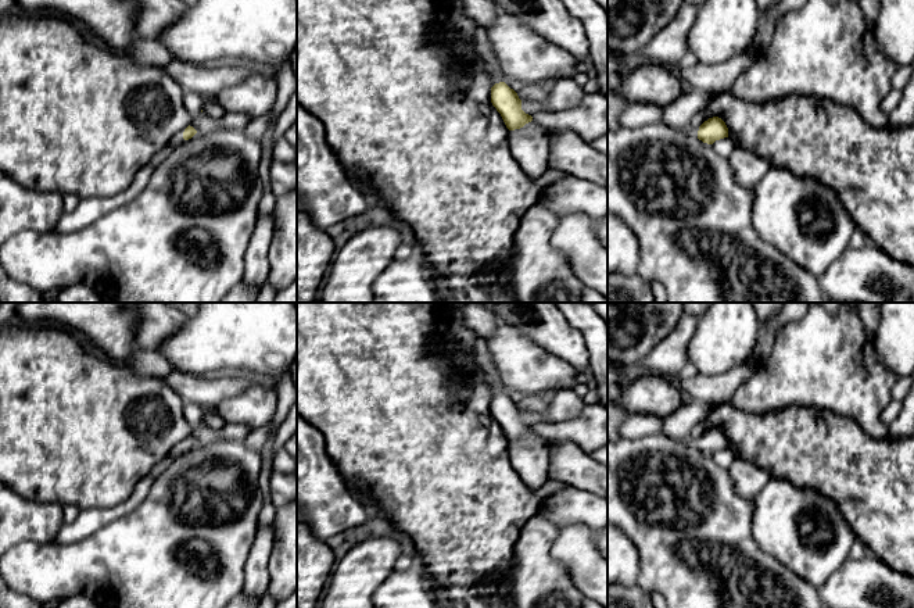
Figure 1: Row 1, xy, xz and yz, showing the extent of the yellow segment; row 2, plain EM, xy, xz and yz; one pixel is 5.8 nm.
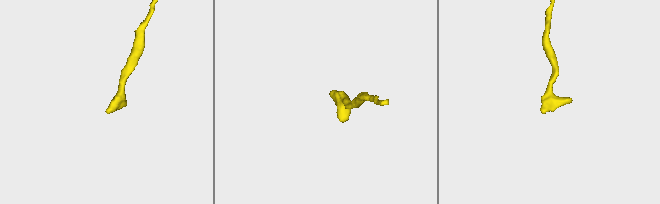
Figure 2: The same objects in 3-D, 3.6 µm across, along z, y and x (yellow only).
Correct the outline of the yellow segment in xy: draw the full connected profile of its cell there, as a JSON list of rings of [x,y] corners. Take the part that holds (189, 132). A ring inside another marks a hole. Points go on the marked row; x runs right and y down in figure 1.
[[[187,126],[184,129],[182,129],[180,132],[178,132],[166,144],[166,147],[176,147],[179,144],[182,144],[184,140],[191,139],[194,135],[197,133],[197,130],[193,126]]]

